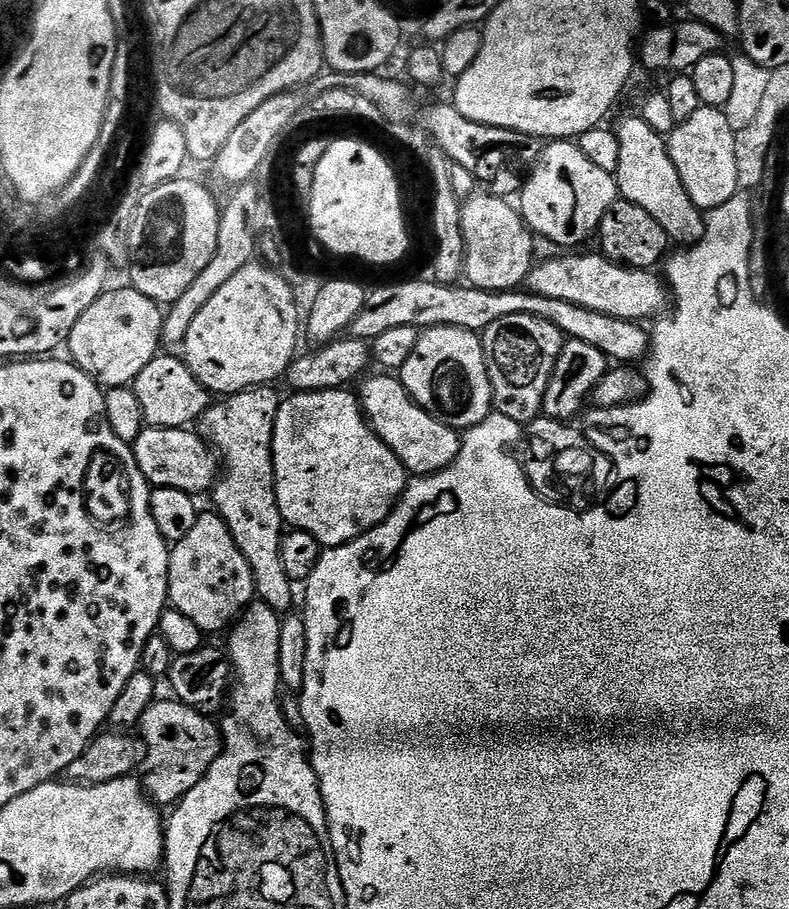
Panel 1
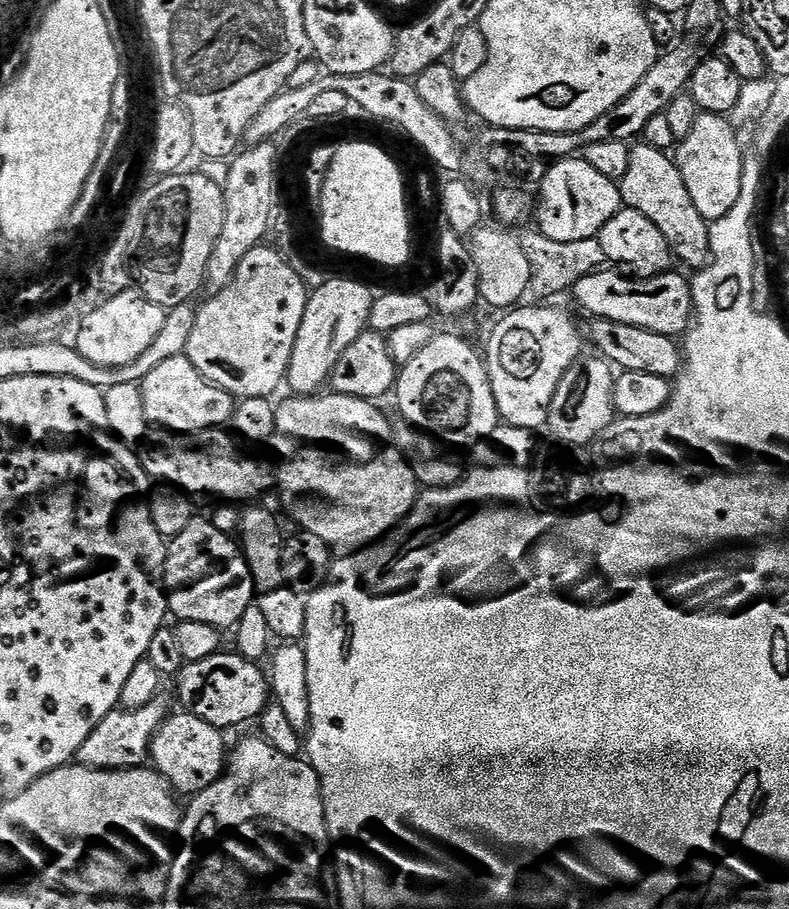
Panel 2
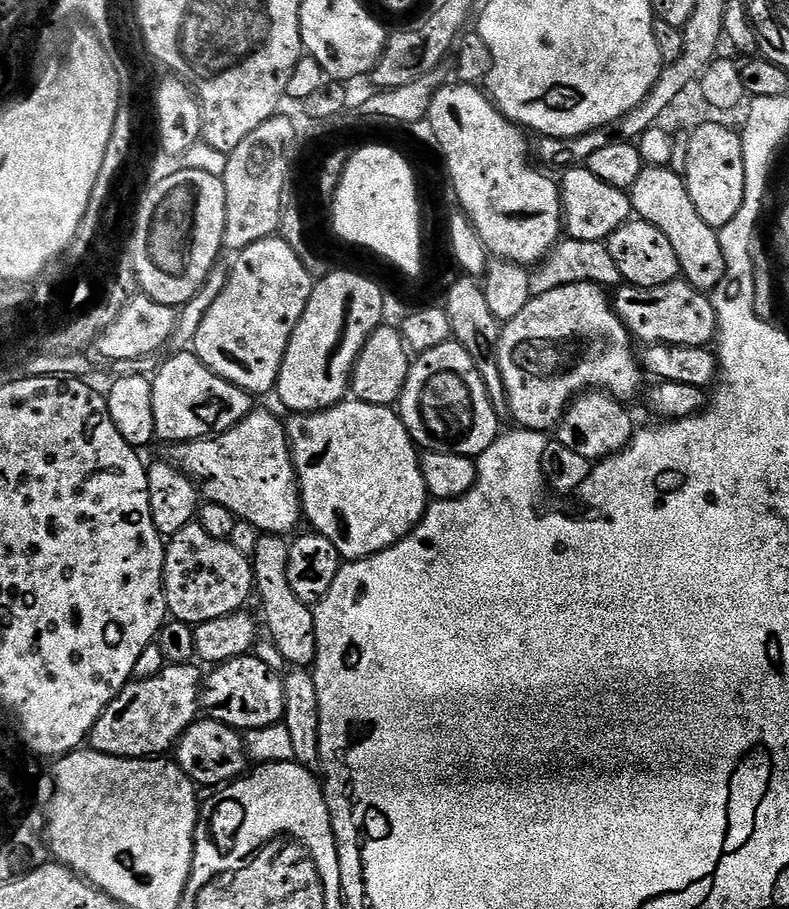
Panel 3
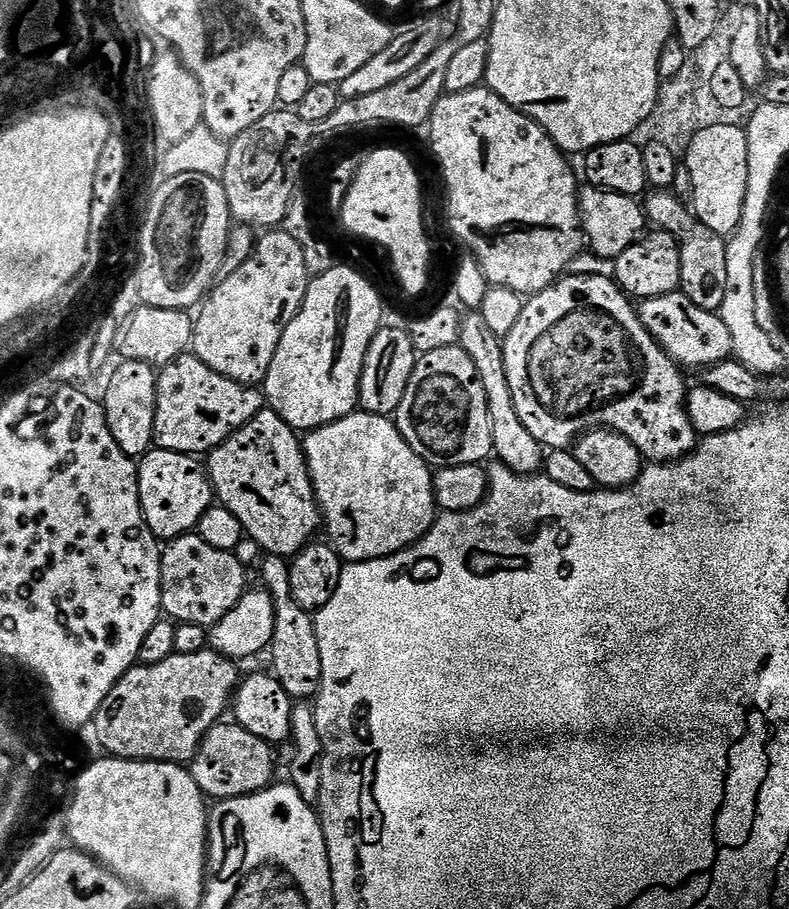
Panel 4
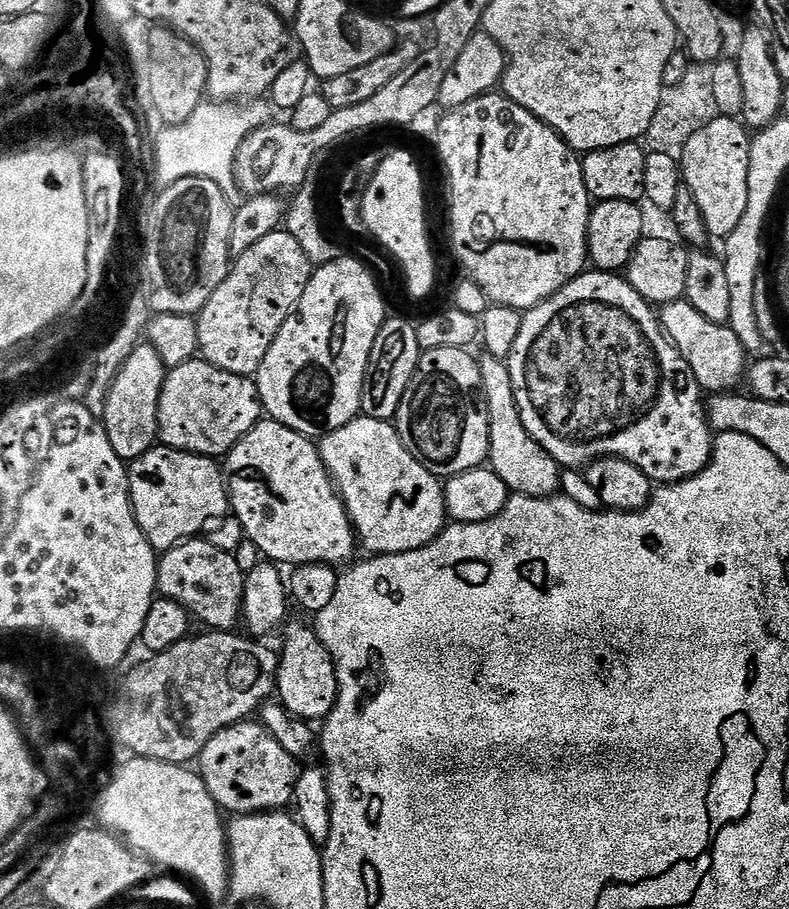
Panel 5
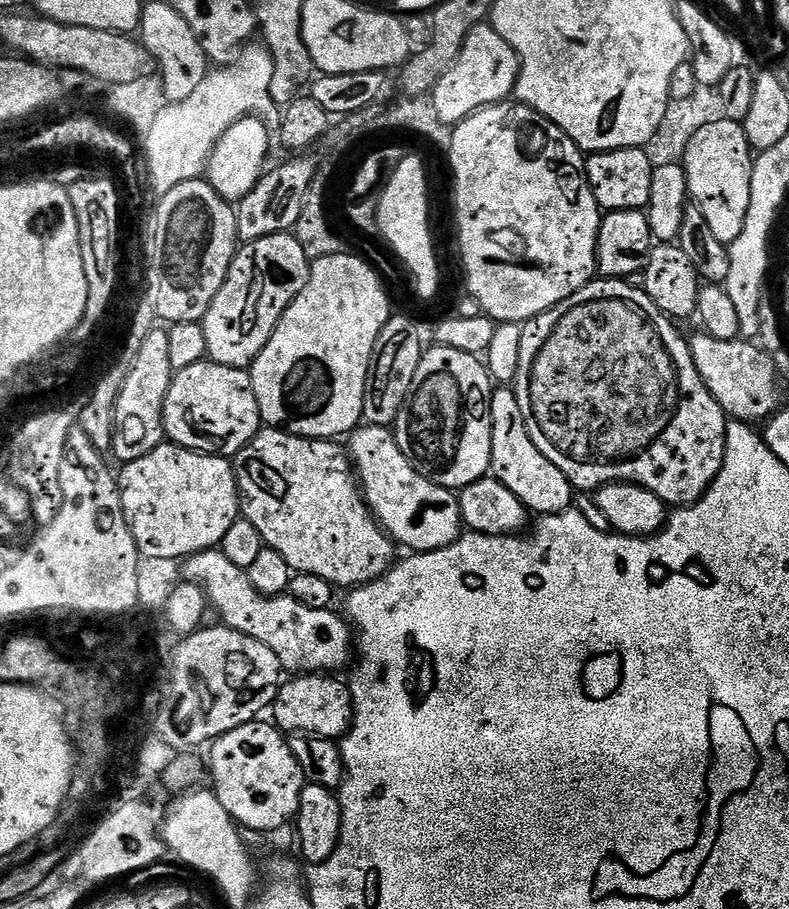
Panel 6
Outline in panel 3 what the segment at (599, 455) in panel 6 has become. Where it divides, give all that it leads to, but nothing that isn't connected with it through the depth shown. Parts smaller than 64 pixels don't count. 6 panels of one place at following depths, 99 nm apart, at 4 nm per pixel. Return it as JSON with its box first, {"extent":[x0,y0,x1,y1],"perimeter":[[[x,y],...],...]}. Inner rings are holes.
{"extent":[498,284,646,434],"perimeter":[[[572,284],[533,296],[518,318],[501,327],[498,342],[498,366],[508,395],[508,412],[519,427],[537,434],[555,429],[564,411],[577,396],[589,390],[603,390],[621,402],[628,399],[646,380],[638,352],[632,349],[634,337],[620,321],[609,293],[599,284]]]}

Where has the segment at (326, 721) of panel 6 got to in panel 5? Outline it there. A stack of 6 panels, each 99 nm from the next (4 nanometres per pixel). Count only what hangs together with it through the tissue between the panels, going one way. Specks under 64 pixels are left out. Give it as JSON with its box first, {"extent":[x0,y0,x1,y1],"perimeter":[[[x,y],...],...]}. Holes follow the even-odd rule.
{"extent":[275,623,338,722],"perimeter":[[[311,623],[291,624],[283,629],[284,649],[278,652],[275,695],[289,716],[297,716],[305,722],[323,722],[334,710],[338,698],[336,667]]]}

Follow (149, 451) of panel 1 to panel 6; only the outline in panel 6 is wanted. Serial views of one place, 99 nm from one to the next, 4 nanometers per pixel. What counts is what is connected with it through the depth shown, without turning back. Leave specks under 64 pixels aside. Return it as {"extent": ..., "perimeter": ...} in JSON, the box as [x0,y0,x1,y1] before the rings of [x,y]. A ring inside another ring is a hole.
{"extent":[234,427,398,590],"perimeter":[[[265,427],[234,457],[234,467],[243,519],[254,524],[263,543],[282,554],[293,573],[318,574],[337,589],[351,590],[386,575],[398,548],[365,504],[352,461],[338,445],[336,440],[308,440]]]}

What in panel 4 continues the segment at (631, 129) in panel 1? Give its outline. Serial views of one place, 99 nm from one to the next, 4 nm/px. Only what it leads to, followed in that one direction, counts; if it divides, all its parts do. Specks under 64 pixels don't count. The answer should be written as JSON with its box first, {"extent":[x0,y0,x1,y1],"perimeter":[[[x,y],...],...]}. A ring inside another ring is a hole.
{"extent":[642,190,726,313],"perimeter":[[[656,190],[643,201],[642,207],[653,229],[668,232],[678,242],[682,258],[682,274],[679,291],[694,302],[694,306],[702,306],[702,310],[719,313],[726,298],[726,250],[725,237],[714,234],[698,219],[695,212],[685,201],[668,190]]]}

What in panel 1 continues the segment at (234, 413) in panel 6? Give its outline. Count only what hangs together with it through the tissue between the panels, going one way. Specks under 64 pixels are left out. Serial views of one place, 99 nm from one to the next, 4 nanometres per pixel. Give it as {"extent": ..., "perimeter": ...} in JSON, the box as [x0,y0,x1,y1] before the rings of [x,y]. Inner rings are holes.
{"extent":[134,354,210,428],"perimeter":[[[157,354],[150,362],[150,366],[146,366],[146,370],[142,370],[142,374],[138,374],[134,385],[138,406],[142,406],[145,425],[154,428],[188,428],[195,425],[201,414],[210,407],[210,393],[202,386],[202,382],[198,382],[198,378],[194,378],[194,374],[184,365],[183,359],[179,355],[164,355]]]}

